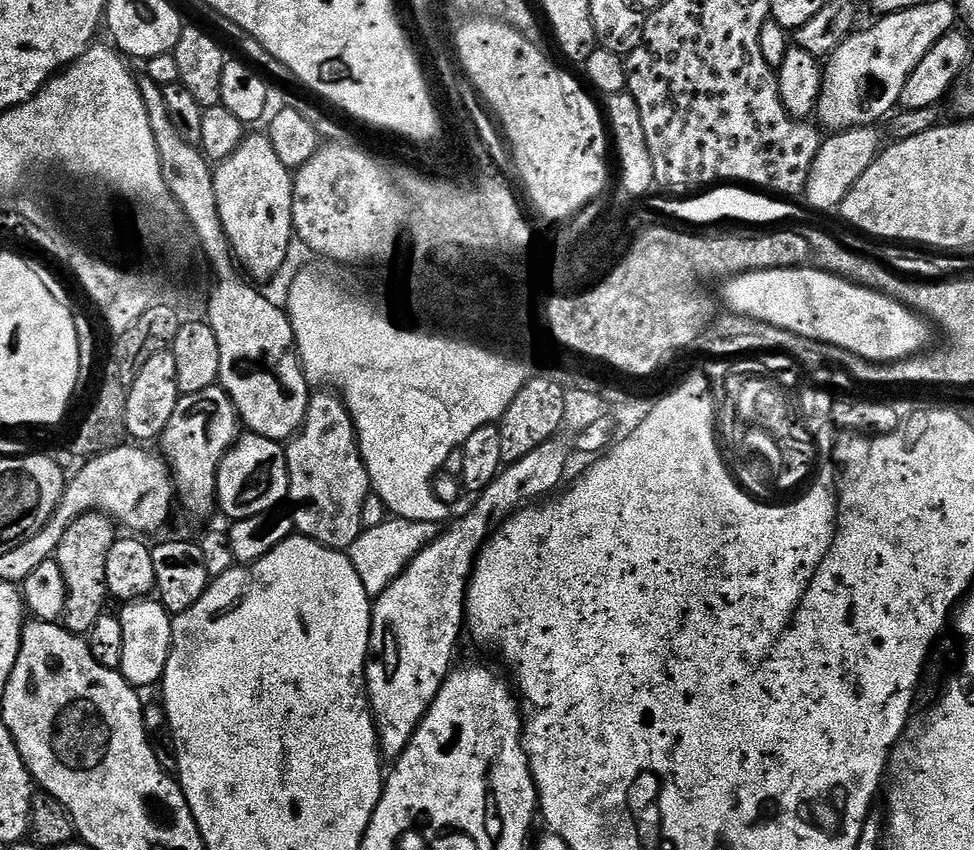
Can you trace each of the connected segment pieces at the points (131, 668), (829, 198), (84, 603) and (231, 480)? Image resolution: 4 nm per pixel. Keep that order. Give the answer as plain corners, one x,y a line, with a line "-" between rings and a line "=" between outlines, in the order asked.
145,598
125,603
118,615
122,622
122,662
118,669
121,676
137,690
152,688
161,683
166,662
172,649
172,617
159,599
=
877,127
847,129
829,135
821,143
820,150
812,164
811,174
805,184
804,198
816,210
835,211
848,196
850,189
860,180
866,169
872,165
882,150
=
87,512
85,516
79,516
72,525
64,531
62,534
62,542
58,542
56,551
54,553
54,559
58,562
58,566
62,570
62,578
66,578
66,610
62,617
63,627
67,628
69,632
77,634
86,634
94,626
94,622
98,622
98,618
105,615
106,609
104,608
110,603
110,597
108,595
108,584
106,582
106,558
110,558
110,550
114,546
114,542
118,538
118,532
116,532
117,525
113,523
109,517
105,516
102,512
=
253,434
241,435
222,458
220,467
216,469
214,496
218,501
218,508
221,508
232,522
248,520
252,516
264,516
271,513
268,512
271,508
278,507
282,502
285,503
288,500
288,458
285,445

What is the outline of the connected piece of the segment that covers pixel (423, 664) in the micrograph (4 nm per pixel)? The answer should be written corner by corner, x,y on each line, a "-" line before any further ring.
557,434
532,453
526,454
520,461
507,465
496,480
490,482
490,486
475,497
476,505
449,532
441,531
432,543
427,544
409,562
408,569
383,594
375,597
372,610
372,637
368,640
370,651
366,683
368,703
372,705
372,718
376,722
380,738
380,751
385,757
399,758
407,752
408,743
448,678
449,671
453,667
452,655
455,654
456,643
460,640
460,627
463,629
466,624
466,601
468,582
472,578
472,565
475,564
490,533
525,502
545,497
548,494
546,492
563,478
568,455
573,452
573,441
571,439
568,441
564,434

